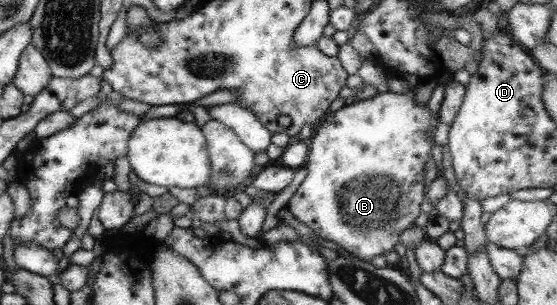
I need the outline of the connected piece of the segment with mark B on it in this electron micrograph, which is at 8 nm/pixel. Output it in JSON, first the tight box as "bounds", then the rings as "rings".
{"bounds":[285,90,438,262],"rings":[[[388,90],[327,112],[307,147],[306,176],[285,205],[313,235],[339,245],[358,260],[369,262],[375,255],[400,249],[399,235],[414,225],[419,204],[424,201],[425,161],[431,157],[434,144],[433,136],[427,136],[427,131],[437,125],[438,117],[431,115],[426,104],[417,107],[413,97],[414,92],[410,90],[407,93]]]}

